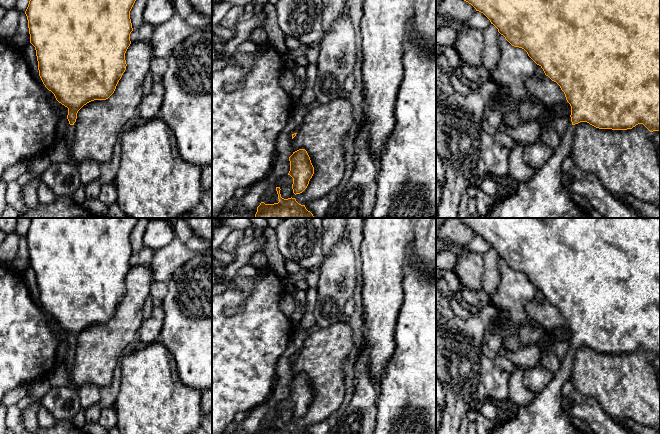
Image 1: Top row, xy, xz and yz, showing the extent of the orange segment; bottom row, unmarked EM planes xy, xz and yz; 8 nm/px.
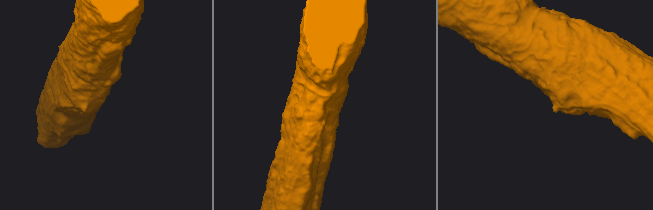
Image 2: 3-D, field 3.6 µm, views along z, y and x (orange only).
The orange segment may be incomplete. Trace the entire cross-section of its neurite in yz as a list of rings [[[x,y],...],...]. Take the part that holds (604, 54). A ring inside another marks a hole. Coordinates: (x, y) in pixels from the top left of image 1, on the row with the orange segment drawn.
[[[464,0],[471,4],[476,11],[483,13],[497,29],[498,32],[514,47],[524,49],[528,56],[539,65],[546,76],[556,82],[564,92],[567,102],[571,106],[572,125],[587,122],[599,129],[627,130],[638,124],[643,124],[650,132],[660,131],[660,0]]]

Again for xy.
[[[30,0],[25,11],[30,43],[35,47],[39,76],[56,100],[68,108],[69,127],[65,141],[70,146],[74,139],[74,123],[78,111],[94,100],[106,100],[115,91],[126,70],[125,53],[131,44],[133,31],[130,11],[136,0]]]

